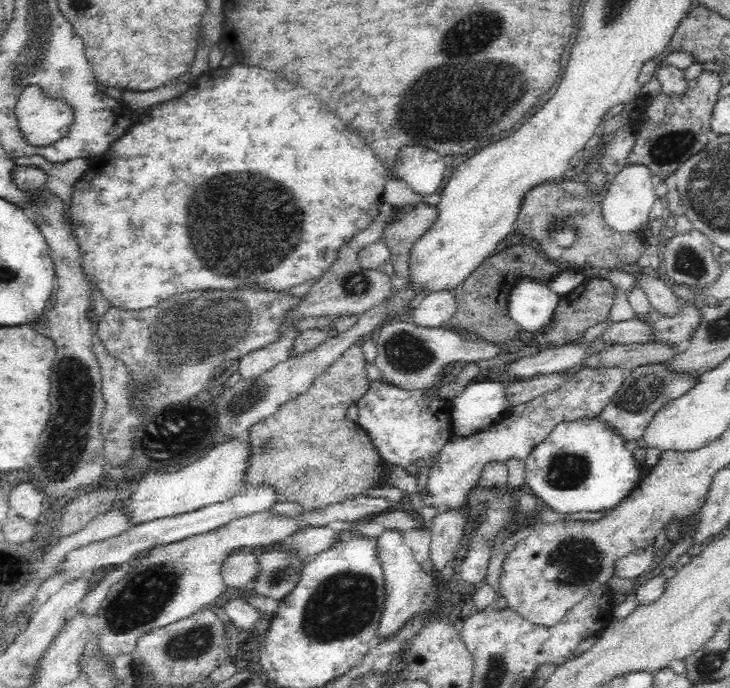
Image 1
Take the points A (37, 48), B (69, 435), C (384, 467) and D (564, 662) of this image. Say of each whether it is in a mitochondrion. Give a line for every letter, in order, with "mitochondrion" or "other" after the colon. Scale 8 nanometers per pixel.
A: mitochondrion
B: mitochondrion
C: other
D: other

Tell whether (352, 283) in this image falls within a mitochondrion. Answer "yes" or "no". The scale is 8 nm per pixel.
yes

